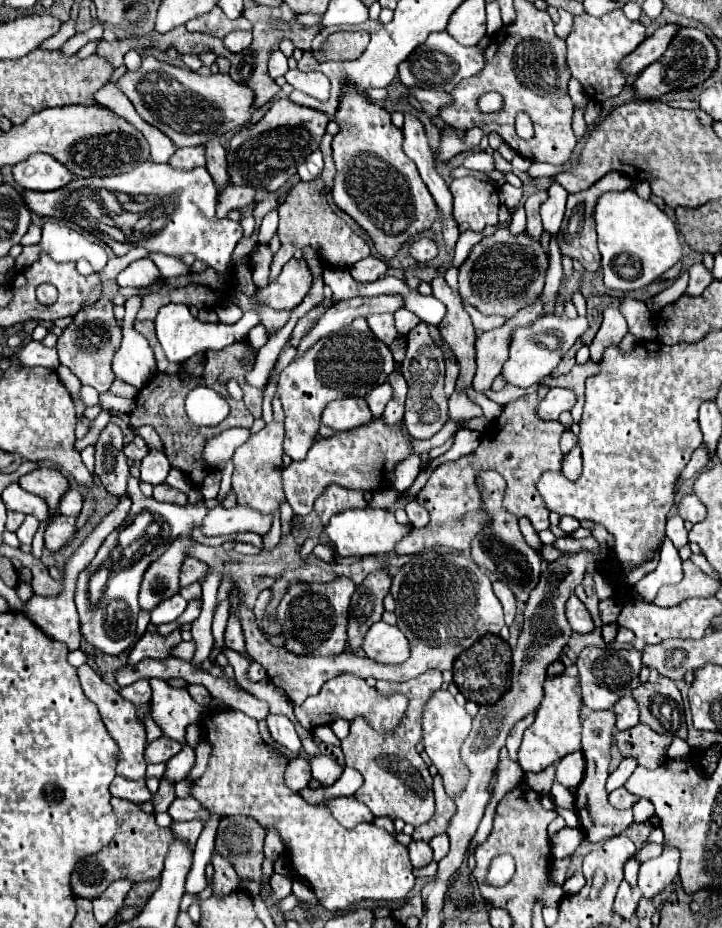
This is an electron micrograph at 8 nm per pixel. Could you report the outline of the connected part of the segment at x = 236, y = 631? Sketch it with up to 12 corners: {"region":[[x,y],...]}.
{"region":[[230,614],[224,642],[230,650],[244,656],[242,636],[238,616]]}

